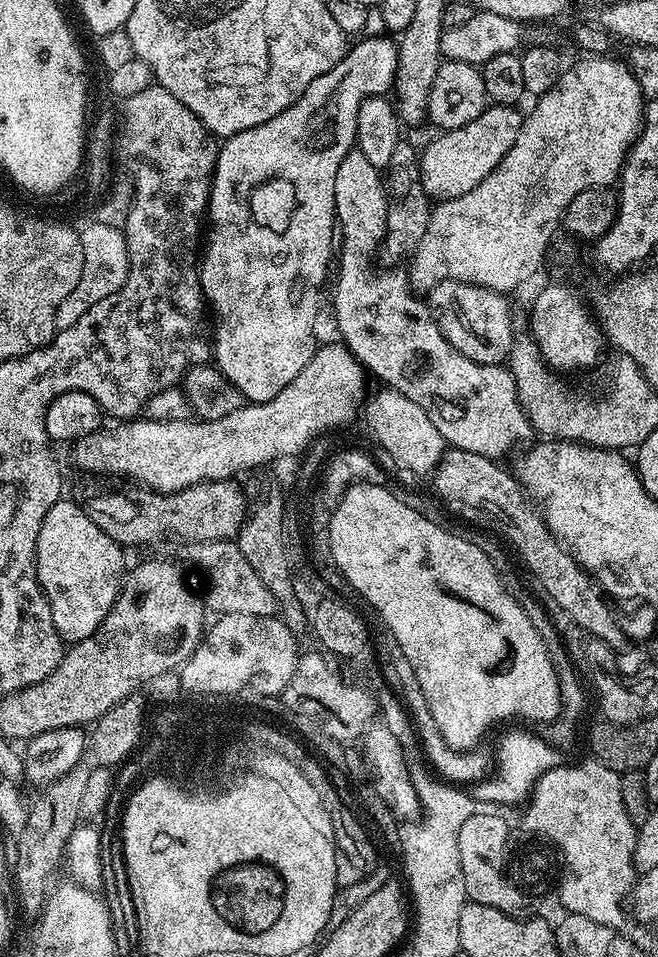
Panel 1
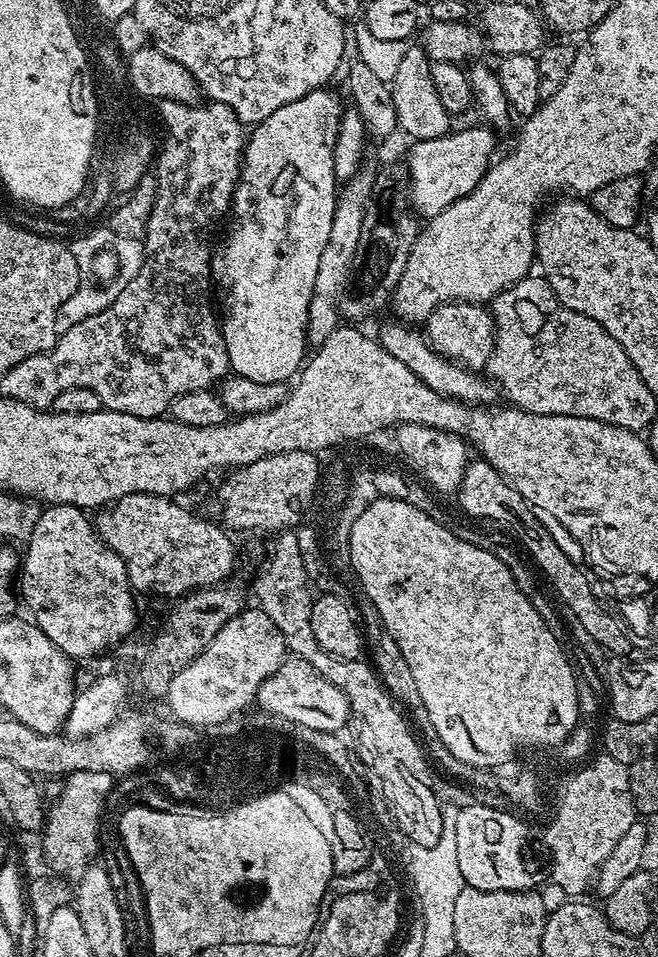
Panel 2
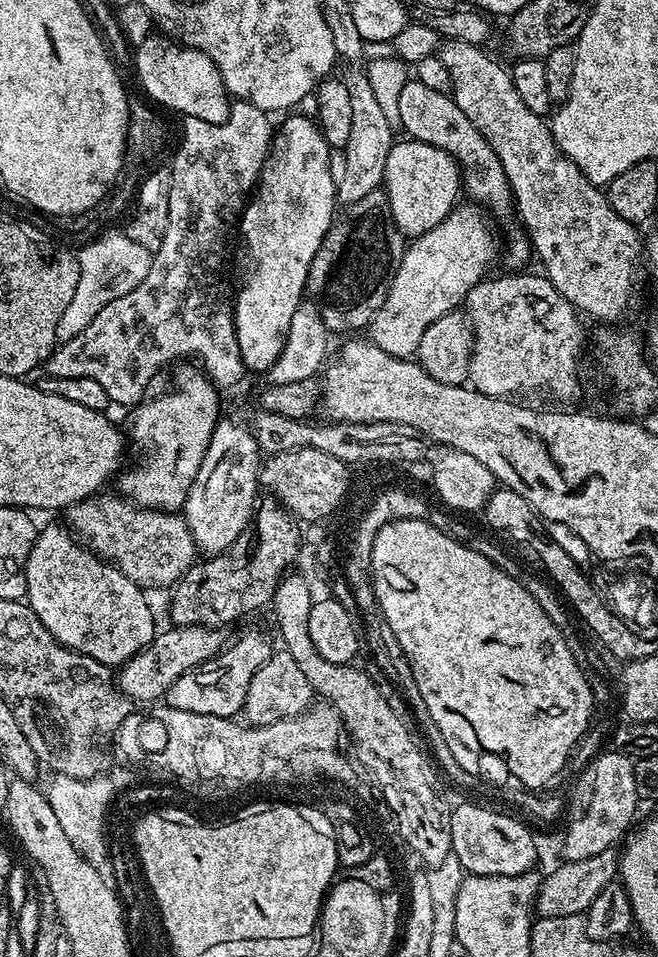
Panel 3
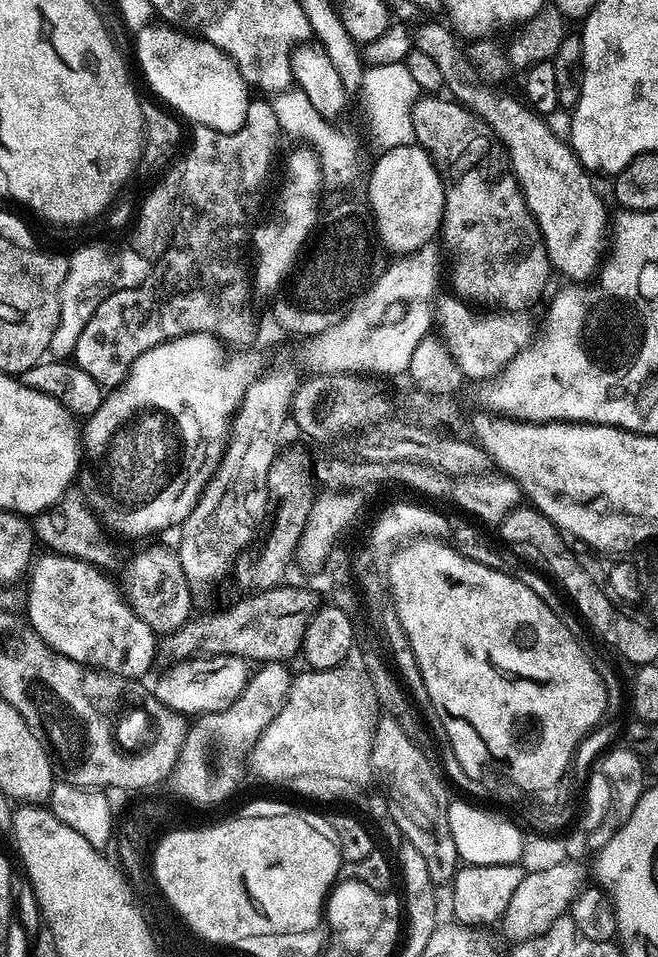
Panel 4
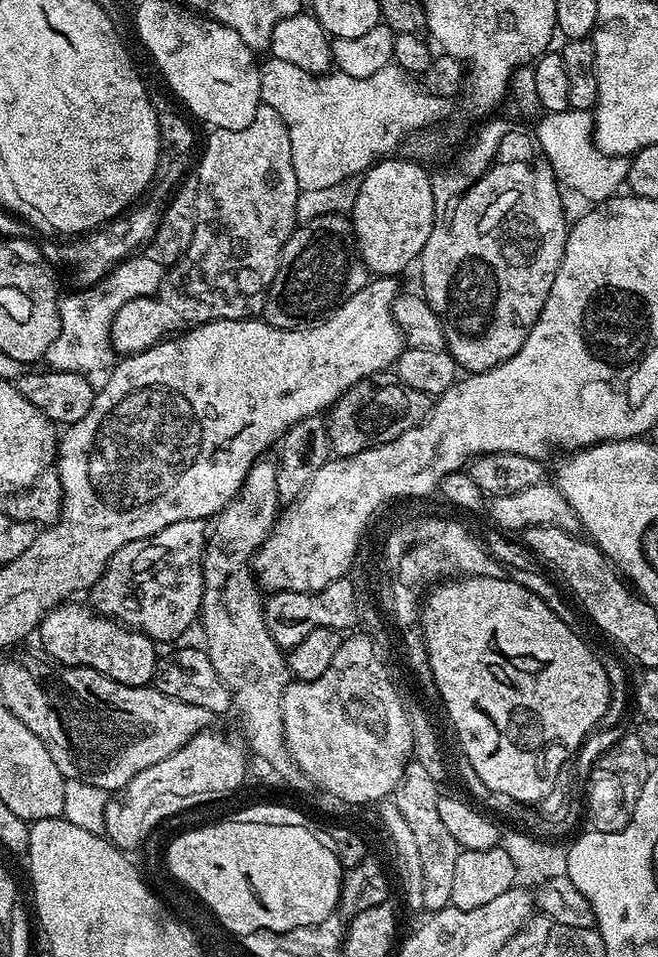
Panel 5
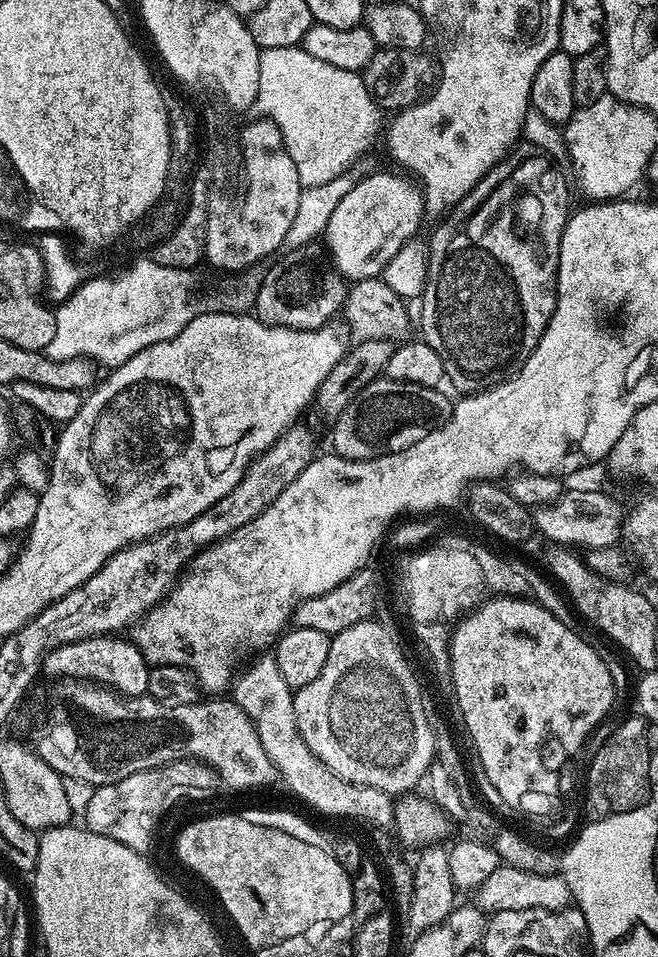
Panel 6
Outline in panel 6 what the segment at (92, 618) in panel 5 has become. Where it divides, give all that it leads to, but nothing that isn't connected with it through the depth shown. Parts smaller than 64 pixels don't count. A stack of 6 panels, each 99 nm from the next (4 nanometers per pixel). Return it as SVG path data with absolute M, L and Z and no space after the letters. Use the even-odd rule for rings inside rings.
M115 635L91 636L85 640L78 642L70 642L63 644L57 648L51 649L44 657L43 671L49 672L49 677L59 678L61 676L76 676L79 680L94 680L98 684L106 684L122 693L123 696L142 696L148 690L148 673L150 665L140 653L139 647L135 643L132 644L128 640L116 640Z

